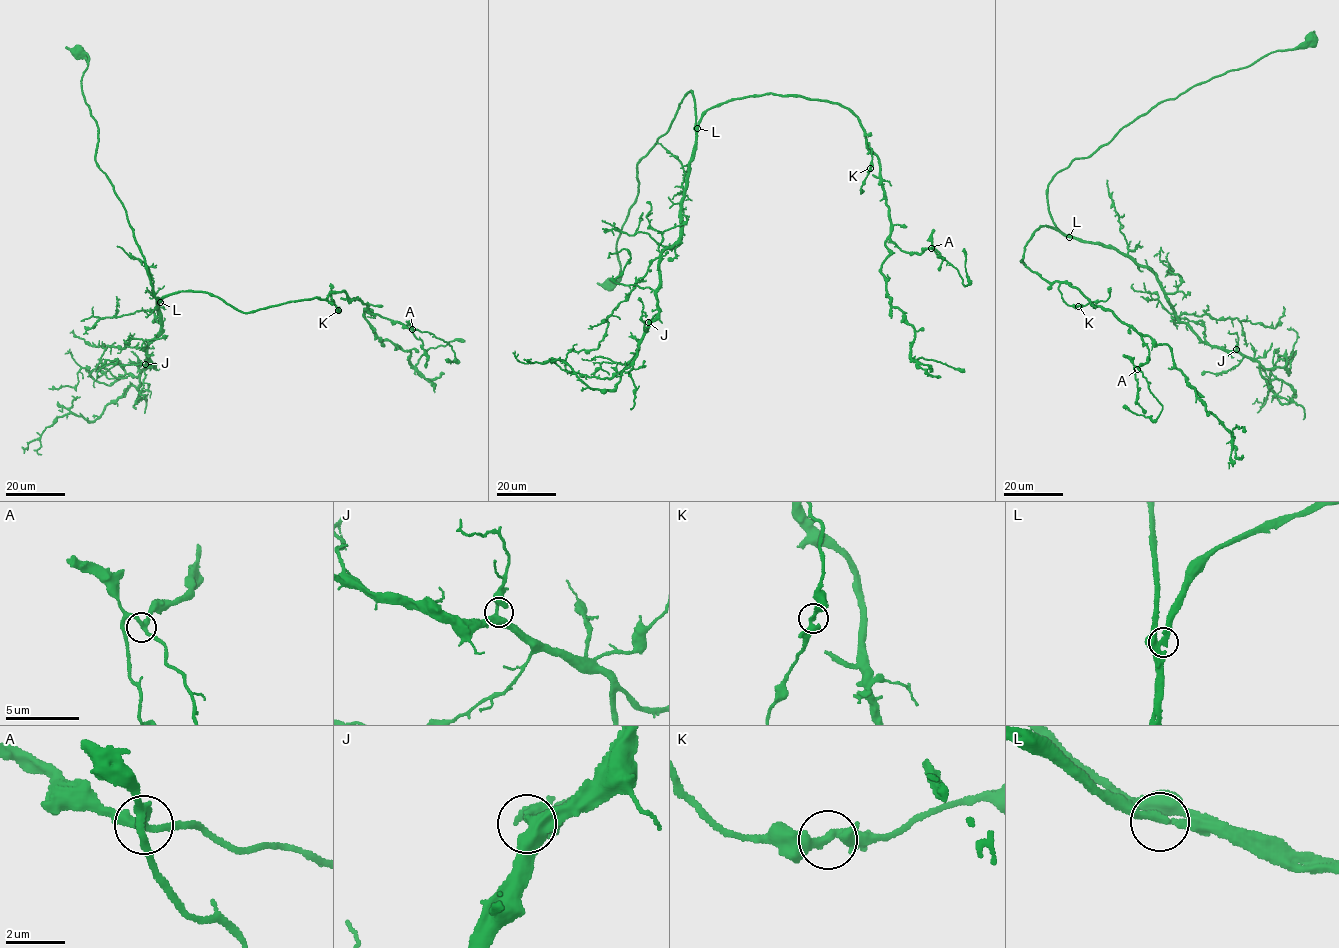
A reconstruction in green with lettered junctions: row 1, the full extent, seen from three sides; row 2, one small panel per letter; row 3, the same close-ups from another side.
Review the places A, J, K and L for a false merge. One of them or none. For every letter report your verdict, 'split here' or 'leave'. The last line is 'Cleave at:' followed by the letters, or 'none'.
A: leave
J: leave
K: leave
L: leave
Cleave at: none

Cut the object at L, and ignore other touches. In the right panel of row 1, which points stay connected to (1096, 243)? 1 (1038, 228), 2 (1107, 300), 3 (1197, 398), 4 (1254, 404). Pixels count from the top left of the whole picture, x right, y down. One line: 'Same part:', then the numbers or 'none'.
Same part: 4

